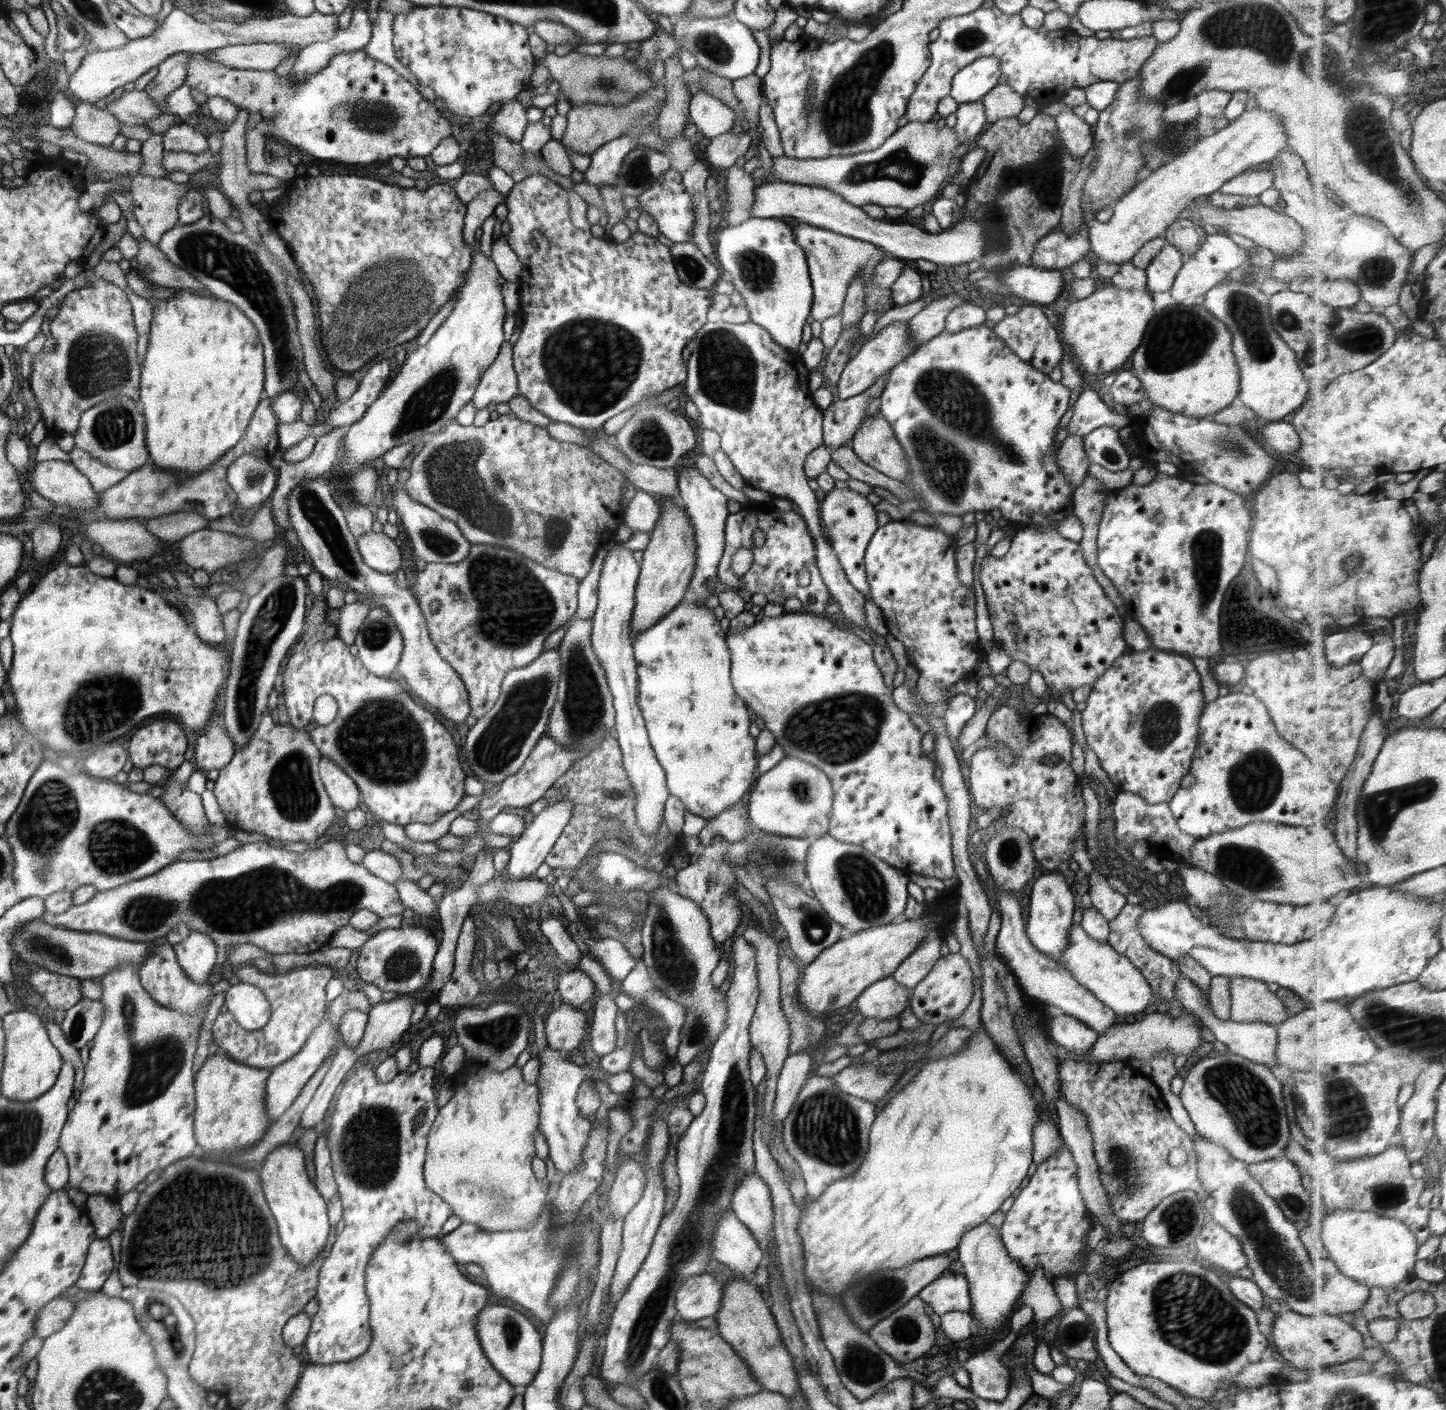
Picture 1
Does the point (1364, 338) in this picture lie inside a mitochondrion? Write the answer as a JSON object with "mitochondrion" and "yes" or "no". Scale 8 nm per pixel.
{"mitochondrion":"yes"}

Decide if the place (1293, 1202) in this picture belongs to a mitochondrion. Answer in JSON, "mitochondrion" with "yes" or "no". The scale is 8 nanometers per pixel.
{"mitochondrion":"yes"}

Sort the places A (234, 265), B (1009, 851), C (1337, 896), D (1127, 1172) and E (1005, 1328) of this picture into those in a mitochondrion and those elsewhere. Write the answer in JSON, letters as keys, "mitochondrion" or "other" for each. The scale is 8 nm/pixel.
{"A":"mitochondrion","B":"mitochondrion","C":"other","D":"mitochondrion","E":"other"}

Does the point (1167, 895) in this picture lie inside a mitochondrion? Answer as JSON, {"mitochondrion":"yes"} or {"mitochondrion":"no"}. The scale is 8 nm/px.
{"mitochondrion":"no"}

